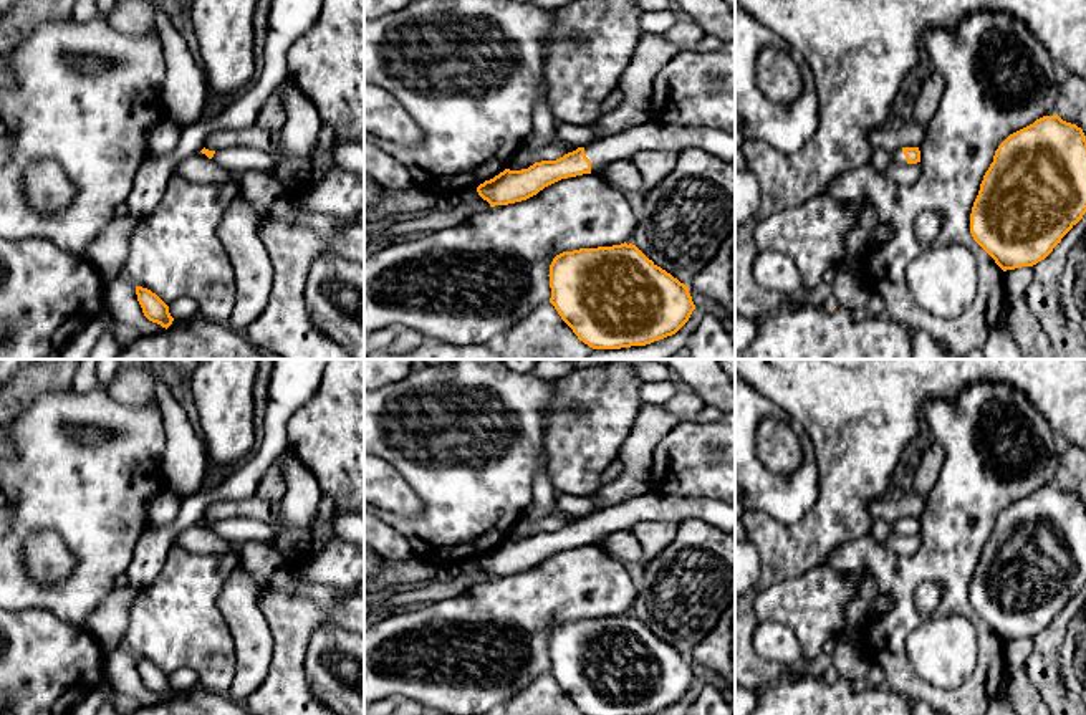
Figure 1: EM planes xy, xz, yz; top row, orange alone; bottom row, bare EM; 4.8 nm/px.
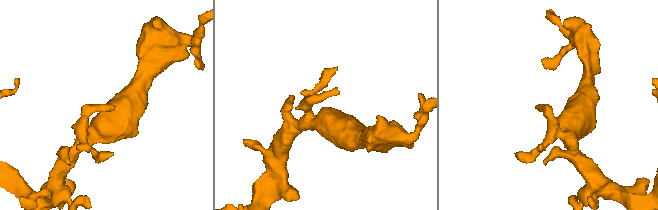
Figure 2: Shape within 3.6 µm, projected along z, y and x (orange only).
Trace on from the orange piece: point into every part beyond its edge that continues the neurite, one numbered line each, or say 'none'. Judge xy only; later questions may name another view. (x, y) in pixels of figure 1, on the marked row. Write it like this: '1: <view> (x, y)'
1: xy (298, 138)

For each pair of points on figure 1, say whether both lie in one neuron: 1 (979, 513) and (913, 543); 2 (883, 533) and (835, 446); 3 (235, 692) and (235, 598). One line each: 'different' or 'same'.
1: different
2: different
3: same

